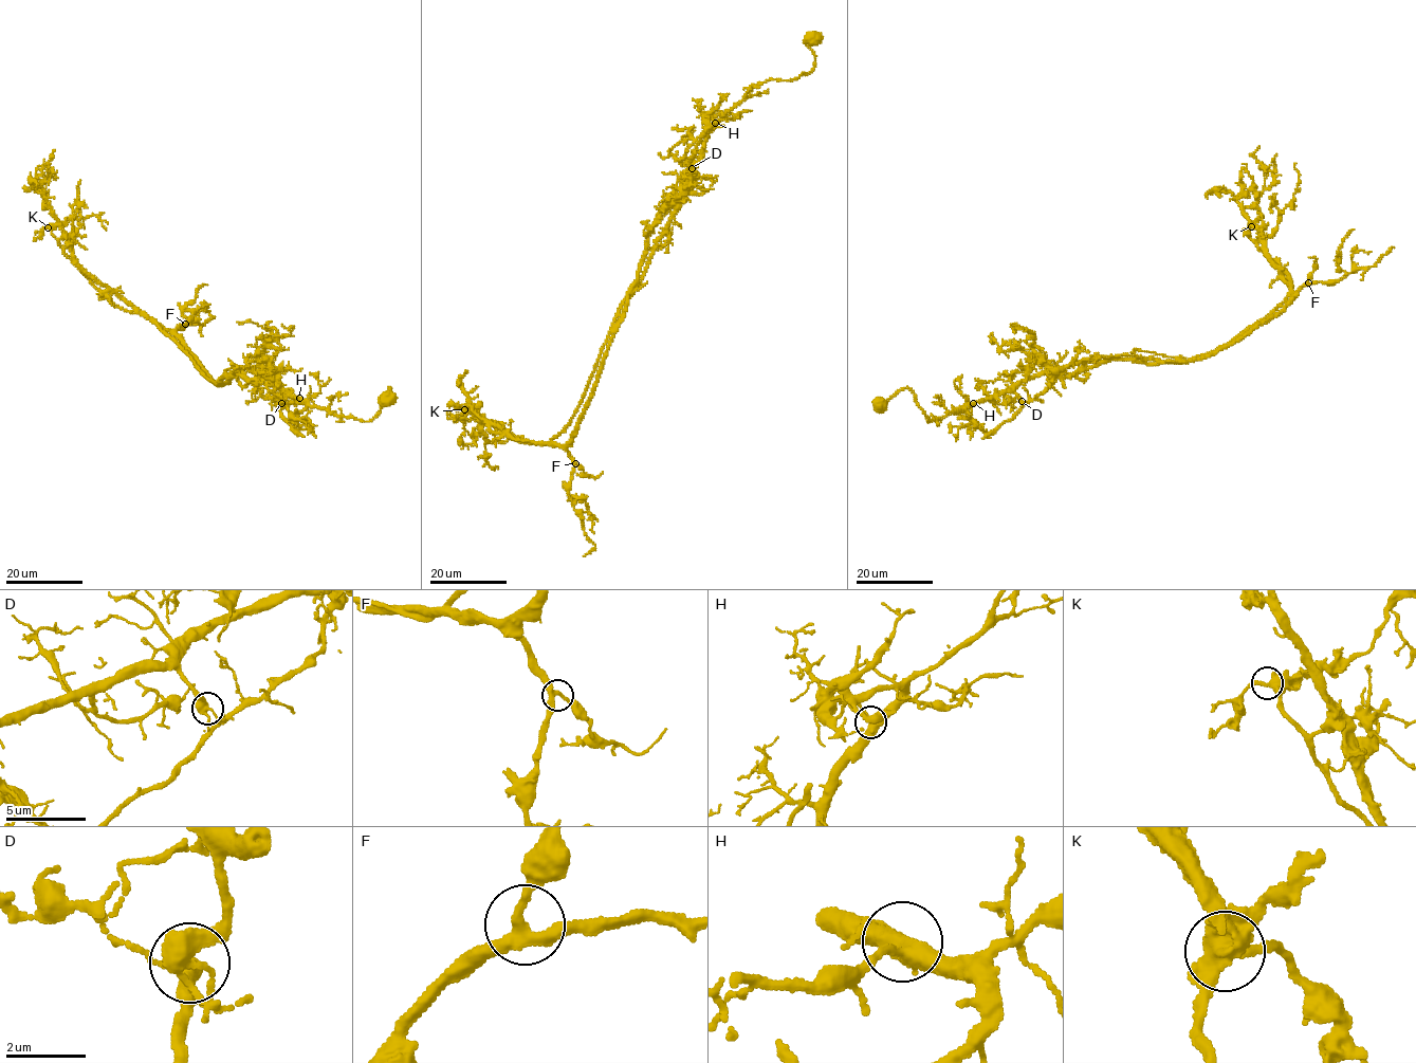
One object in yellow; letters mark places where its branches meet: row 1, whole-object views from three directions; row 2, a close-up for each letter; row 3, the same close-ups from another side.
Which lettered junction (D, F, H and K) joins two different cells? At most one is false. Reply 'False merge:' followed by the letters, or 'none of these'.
False merge: D

